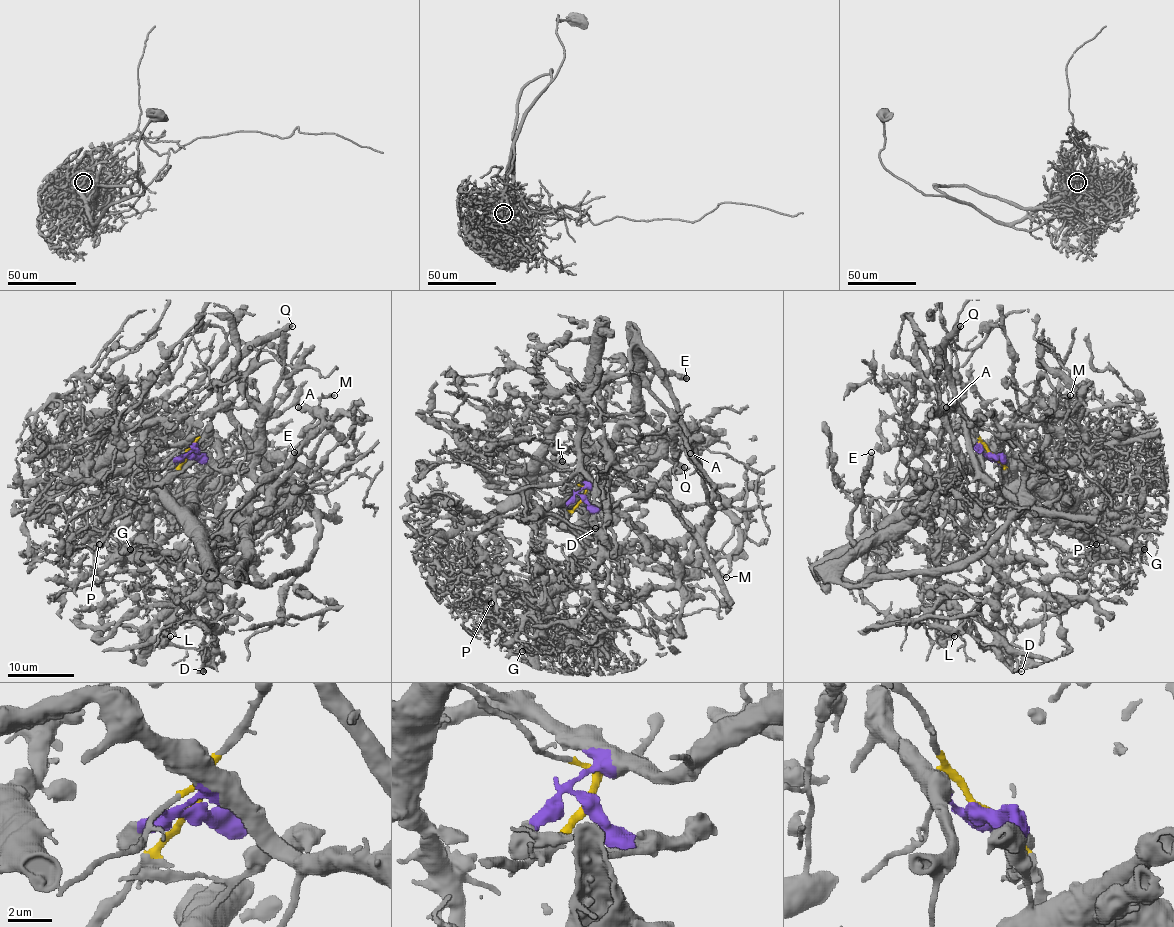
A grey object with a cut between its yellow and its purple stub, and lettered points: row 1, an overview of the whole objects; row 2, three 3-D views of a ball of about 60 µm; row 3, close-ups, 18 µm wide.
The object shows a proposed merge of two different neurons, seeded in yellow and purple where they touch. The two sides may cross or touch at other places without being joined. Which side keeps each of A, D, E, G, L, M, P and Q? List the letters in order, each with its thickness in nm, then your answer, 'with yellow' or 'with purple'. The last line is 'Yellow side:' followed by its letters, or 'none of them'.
A: 550 nm | with purple
D: 280 nm | with purple
E: 480 nm | with purple
G: 240 nm | with purple
L: 220 nm | with purple
M: 260 nm | with purple
P: 110 nm | with purple
Q: 500 nm | with yellow
Yellow side: Q

